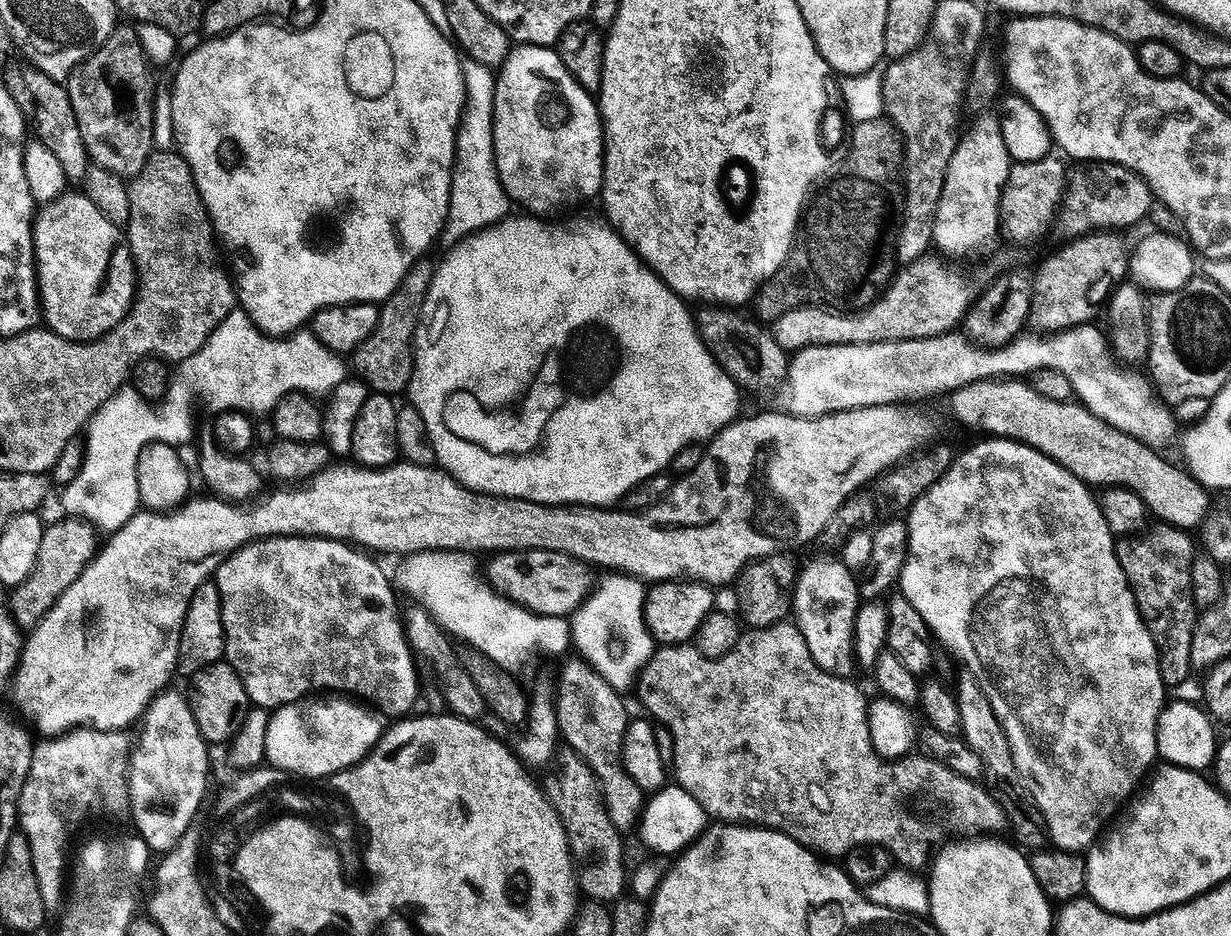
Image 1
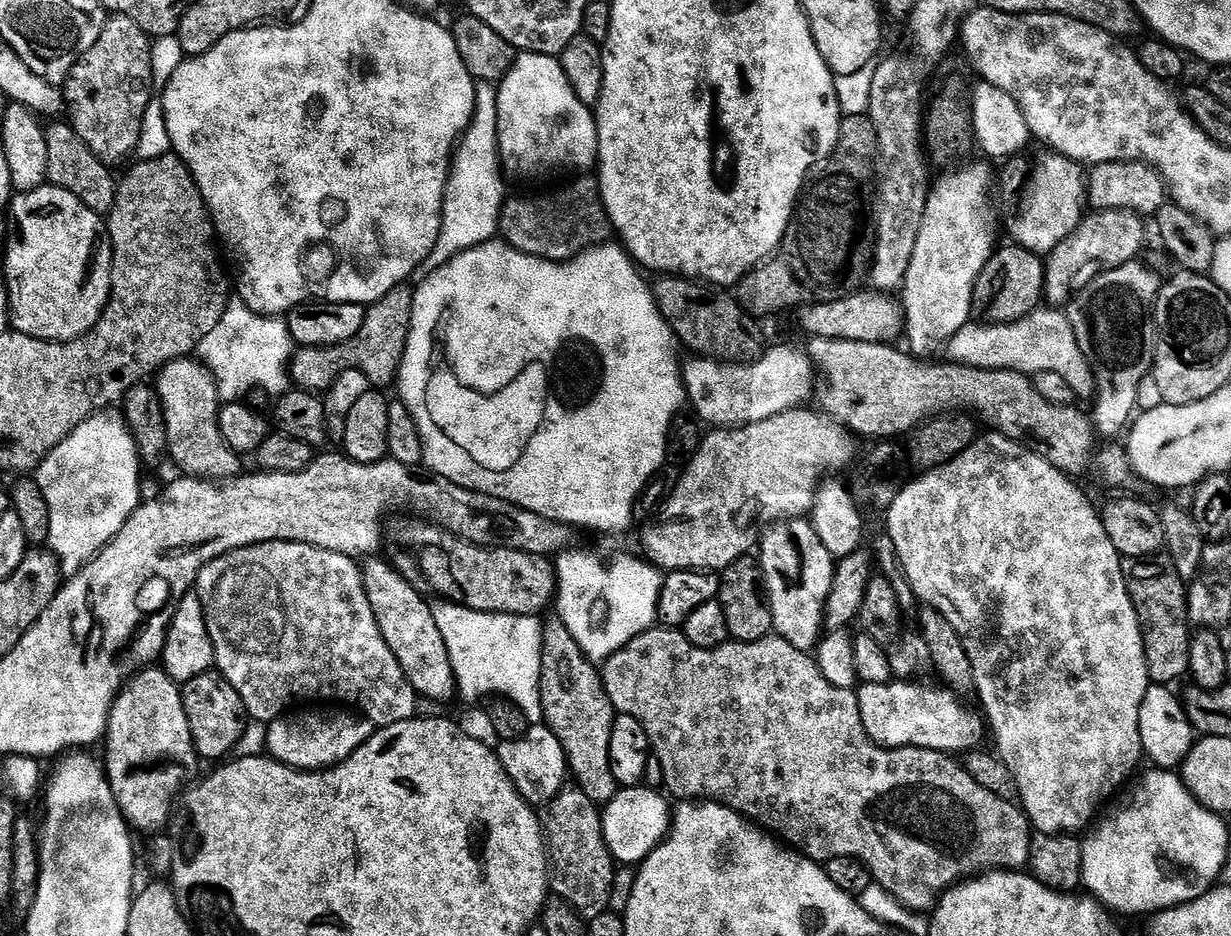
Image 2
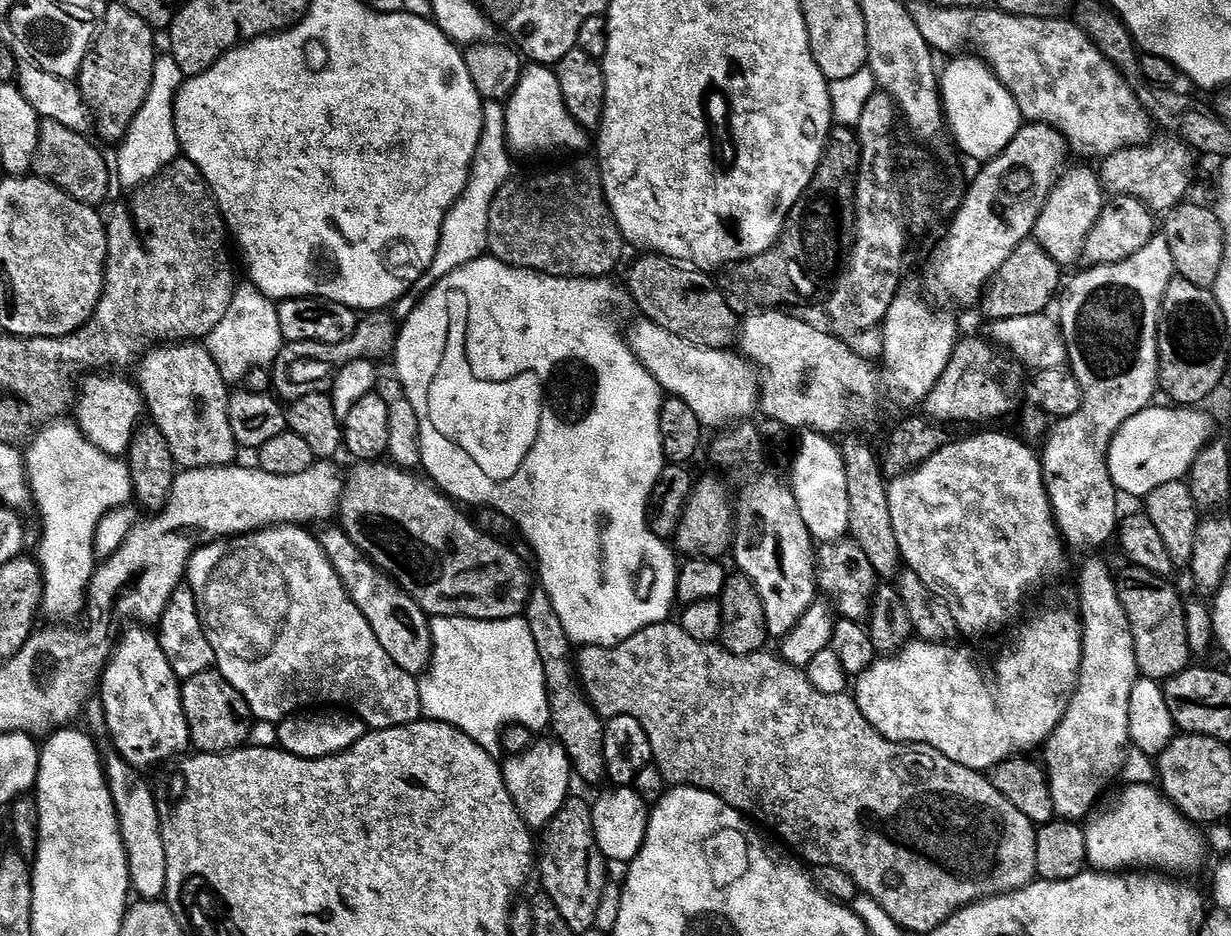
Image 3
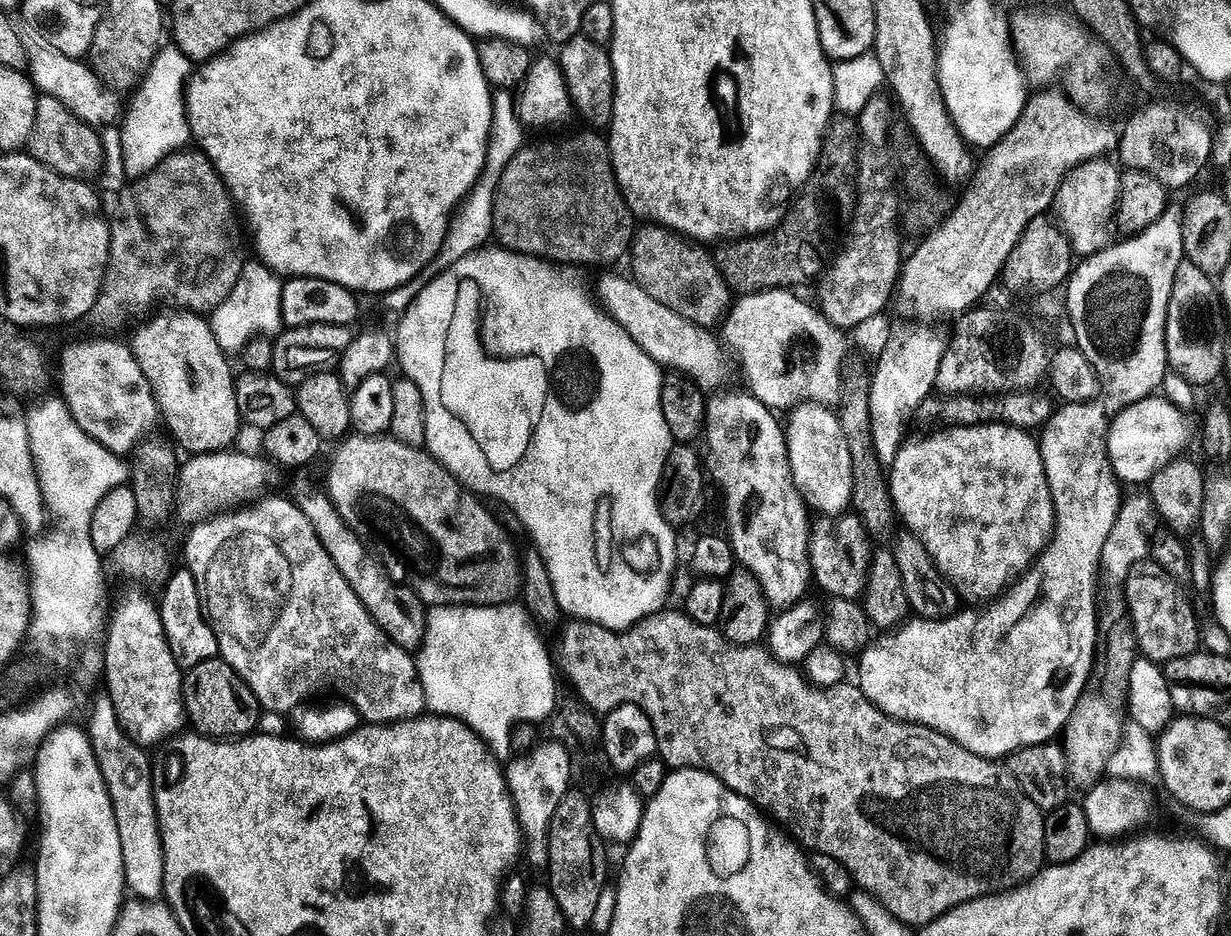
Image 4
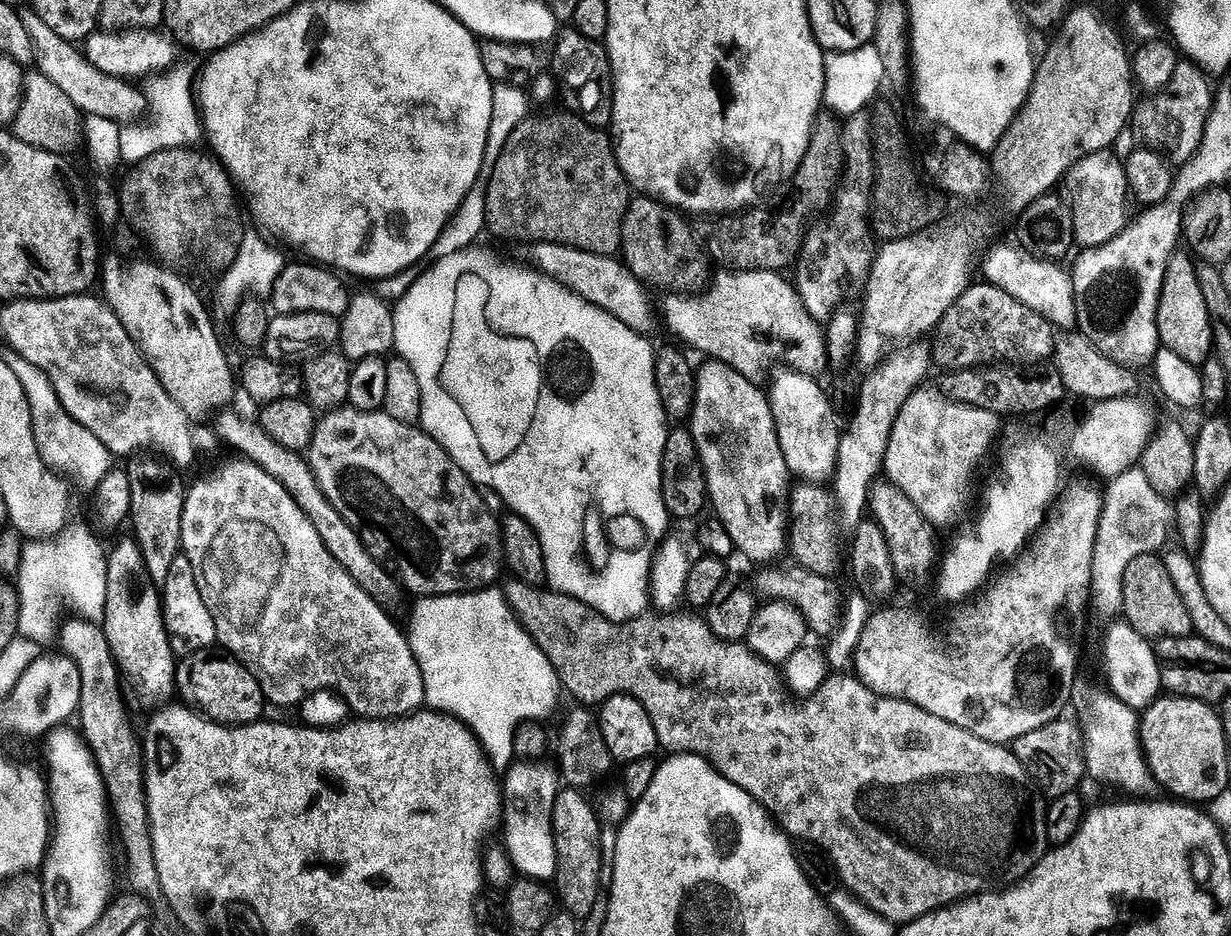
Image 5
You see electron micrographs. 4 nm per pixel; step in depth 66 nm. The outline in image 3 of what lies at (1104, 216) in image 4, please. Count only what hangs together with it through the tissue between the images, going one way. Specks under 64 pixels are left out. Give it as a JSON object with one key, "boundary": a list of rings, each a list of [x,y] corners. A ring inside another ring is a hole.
{"boundary":[[[1070,168],[1056,181],[1036,223],[1035,239],[1040,241],[1043,248],[1049,250],[1056,250],[1059,244],[1076,250],[1083,249],[1090,230],[1094,230],[1106,205],[1106,188],[1097,169],[1095,172],[1092,168]]]}

